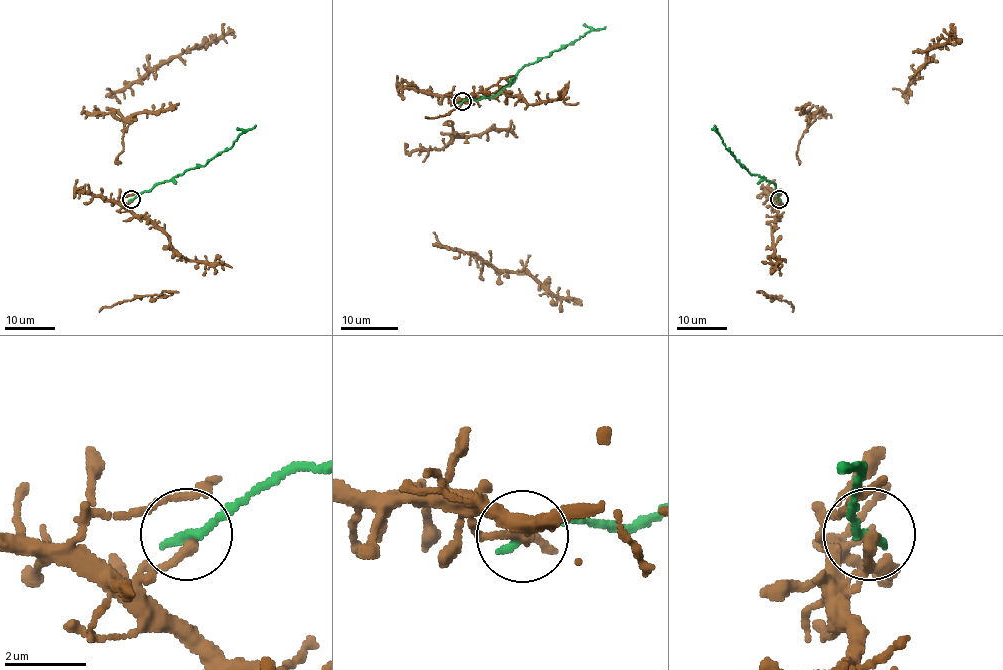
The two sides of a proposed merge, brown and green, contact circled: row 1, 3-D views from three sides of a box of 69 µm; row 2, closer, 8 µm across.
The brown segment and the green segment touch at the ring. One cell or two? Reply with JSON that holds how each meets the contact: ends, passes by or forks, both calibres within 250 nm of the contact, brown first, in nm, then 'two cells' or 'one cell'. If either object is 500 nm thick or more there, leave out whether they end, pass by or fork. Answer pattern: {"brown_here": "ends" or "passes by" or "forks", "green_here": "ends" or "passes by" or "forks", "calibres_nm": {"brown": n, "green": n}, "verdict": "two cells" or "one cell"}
{"brown_here": "ends", "green_here": "ends", "calibres_nm": {"brown": 280, "green": 240}, "verdict": "two cells"}

